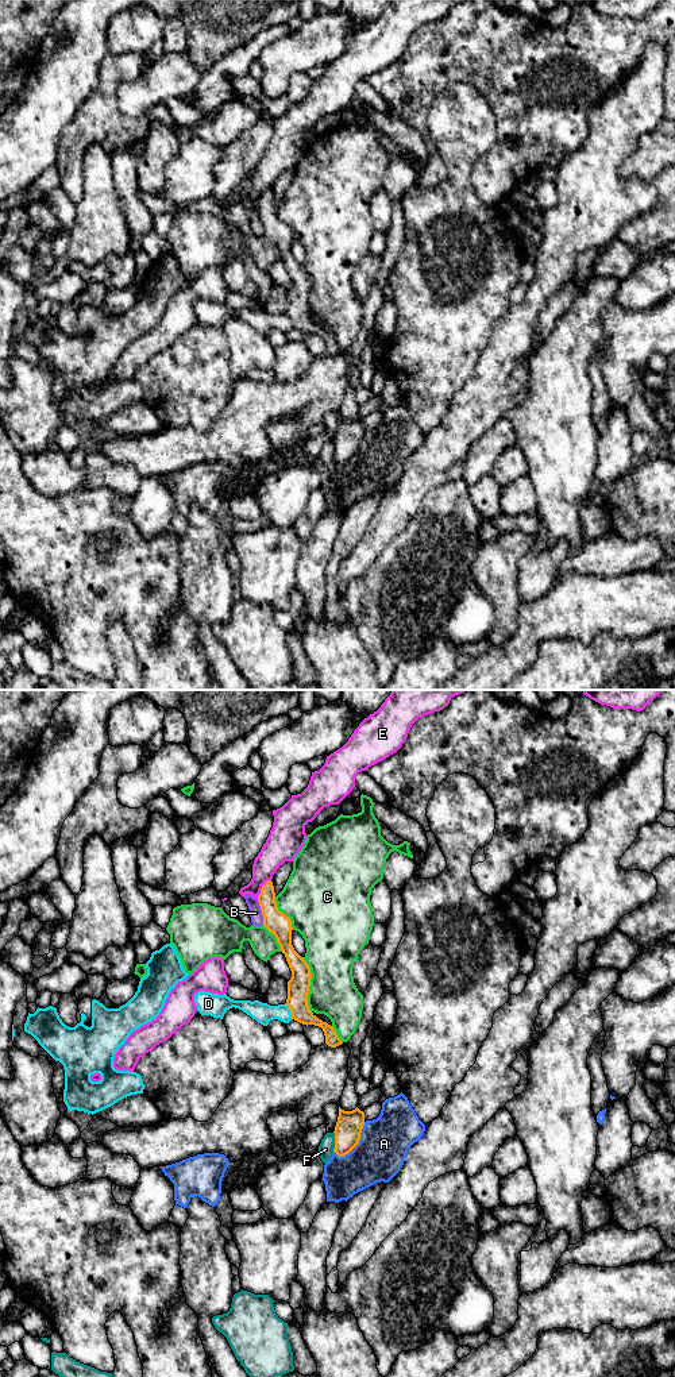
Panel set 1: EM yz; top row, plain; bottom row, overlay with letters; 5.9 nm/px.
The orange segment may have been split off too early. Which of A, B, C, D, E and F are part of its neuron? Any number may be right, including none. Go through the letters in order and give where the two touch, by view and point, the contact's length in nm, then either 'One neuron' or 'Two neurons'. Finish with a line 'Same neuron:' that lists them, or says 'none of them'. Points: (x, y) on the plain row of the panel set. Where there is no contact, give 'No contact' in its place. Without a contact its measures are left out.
A: Touches orange at yz (358, 451). Shared border 260 nm. Two neurons
B: Touches orange at yz (262, 220). Shared border 160 nm. Two neurons
C: Touches orange at yz (309, 293). Shared border 340 nm. Two neurons
D: Touches orange at yz (290, 320). Shared border 100 nm. Two neurons
E: Touches orange at yz (262, 197). Shared border 150 nm. Two neurons
F: Touches orange at yz (335, 450). Shared border 120 nm. Two neurons
Same neuron: none of them

